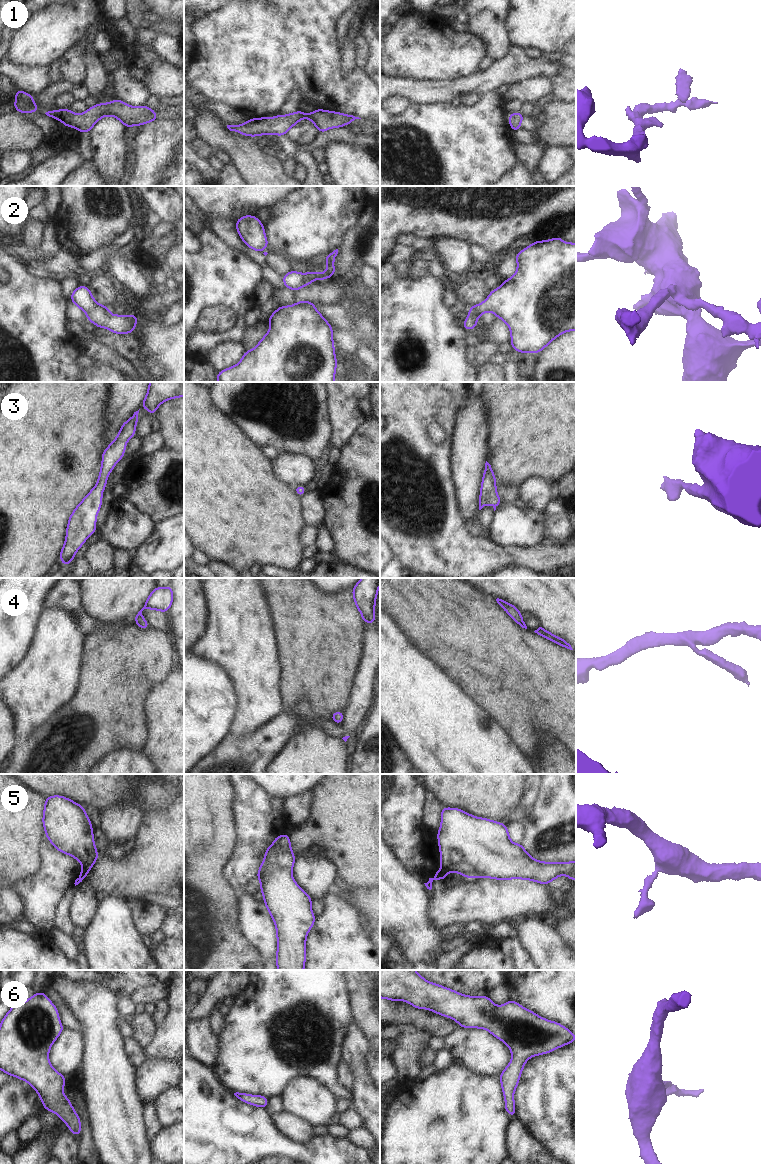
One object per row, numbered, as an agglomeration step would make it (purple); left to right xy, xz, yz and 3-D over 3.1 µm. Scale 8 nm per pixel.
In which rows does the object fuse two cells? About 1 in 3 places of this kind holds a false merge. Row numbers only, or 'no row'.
5

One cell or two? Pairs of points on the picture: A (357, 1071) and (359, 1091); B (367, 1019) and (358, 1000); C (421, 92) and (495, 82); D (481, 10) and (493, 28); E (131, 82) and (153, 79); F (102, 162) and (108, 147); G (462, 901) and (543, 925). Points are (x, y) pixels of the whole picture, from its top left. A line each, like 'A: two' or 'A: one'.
A: one
B: one
C: one
D: one
E: two
F: one
G: two

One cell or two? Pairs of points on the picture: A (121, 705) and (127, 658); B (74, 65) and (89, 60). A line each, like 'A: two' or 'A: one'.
A: one
B: two

